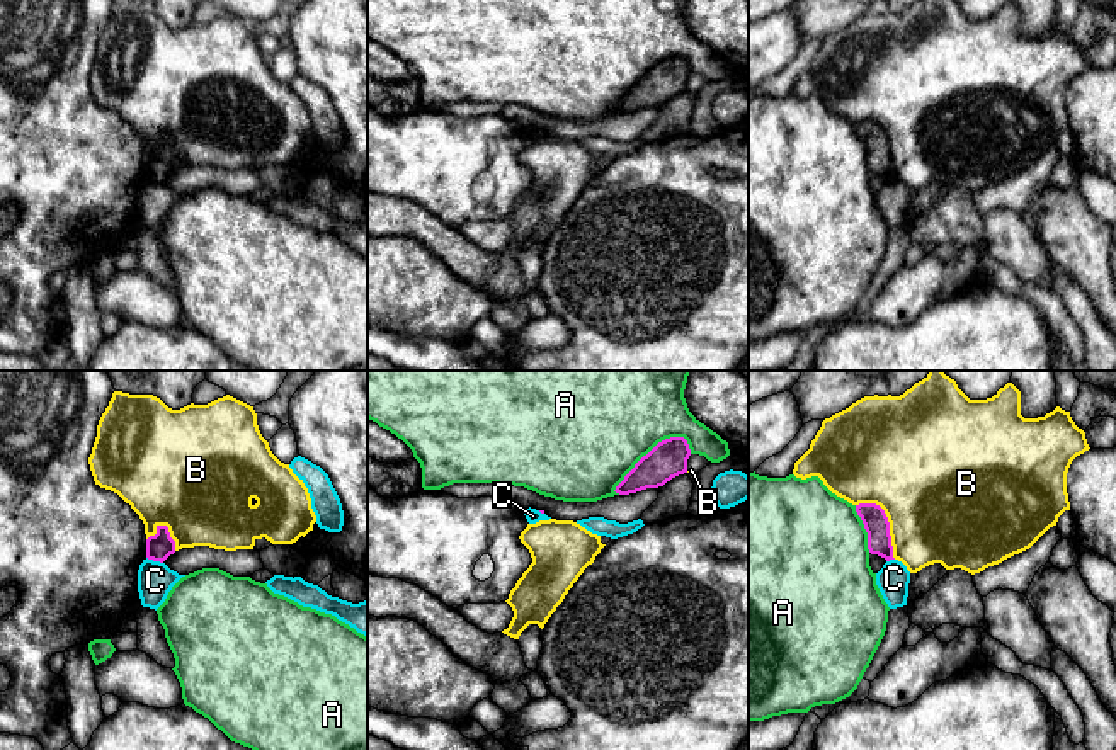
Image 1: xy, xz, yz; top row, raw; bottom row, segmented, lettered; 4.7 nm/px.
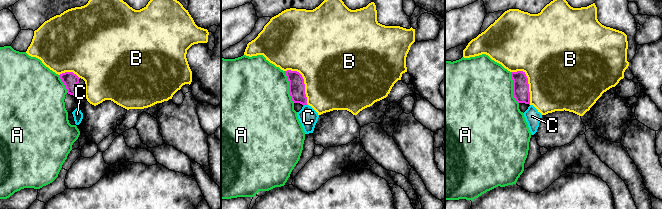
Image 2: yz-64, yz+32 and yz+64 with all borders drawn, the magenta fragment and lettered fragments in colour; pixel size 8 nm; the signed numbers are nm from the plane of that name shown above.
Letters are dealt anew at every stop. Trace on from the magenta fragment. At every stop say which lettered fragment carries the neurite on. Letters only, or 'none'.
none

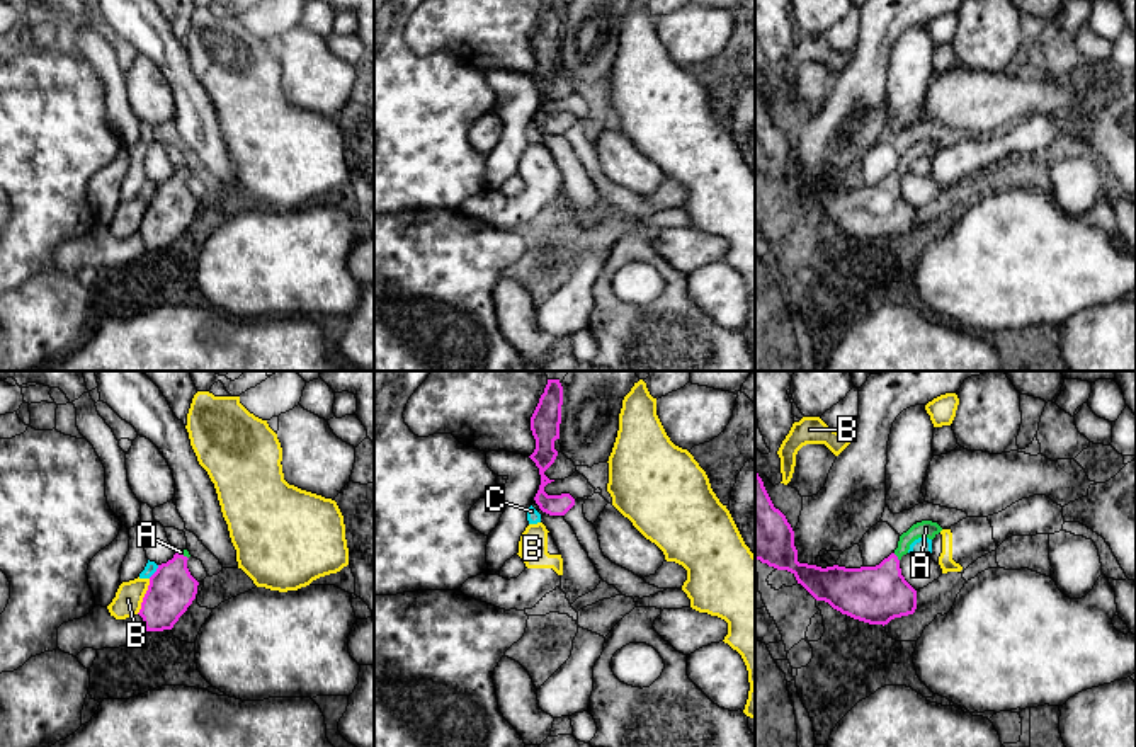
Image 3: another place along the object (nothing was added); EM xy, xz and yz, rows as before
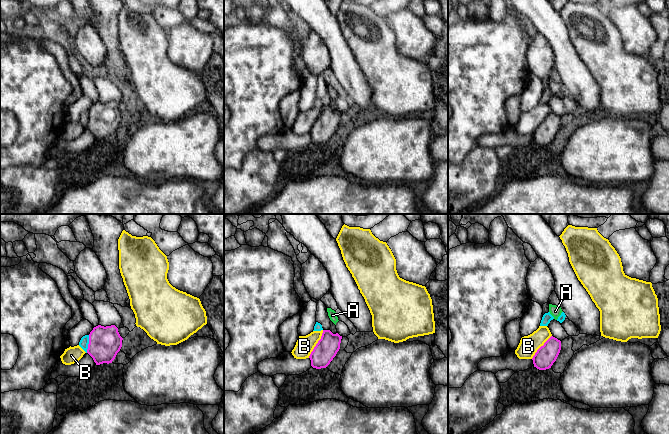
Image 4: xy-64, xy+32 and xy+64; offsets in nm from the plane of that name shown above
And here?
A

